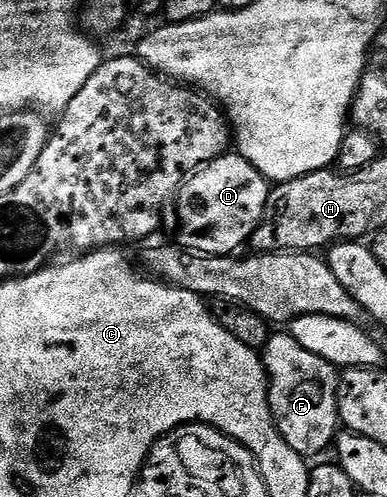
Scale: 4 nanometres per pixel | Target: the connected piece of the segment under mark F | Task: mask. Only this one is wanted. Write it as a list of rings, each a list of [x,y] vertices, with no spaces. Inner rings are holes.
[[[272,332],[267,338],[267,344],[261,350],[261,360],[264,369],[267,371],[267,398],[271,404],[271,413],[275,416],[275,425],[279,428],[279,433],[285,439],[285,443],[289,443],[289,447],[293,447],[293,451],[297,451],[305,459],[312,459],[318,453],[323,453],[332,448],[333,442],[340,432],[341,422],[339,419],[339,373],[336,366],[330,365],[325,359],[321,359],[321,355],[313,355],[313,351],[305,351],[305,347],[301,347],[301,343],[297,343],[297,339],[291,337],[290,332],[283,333]]]

